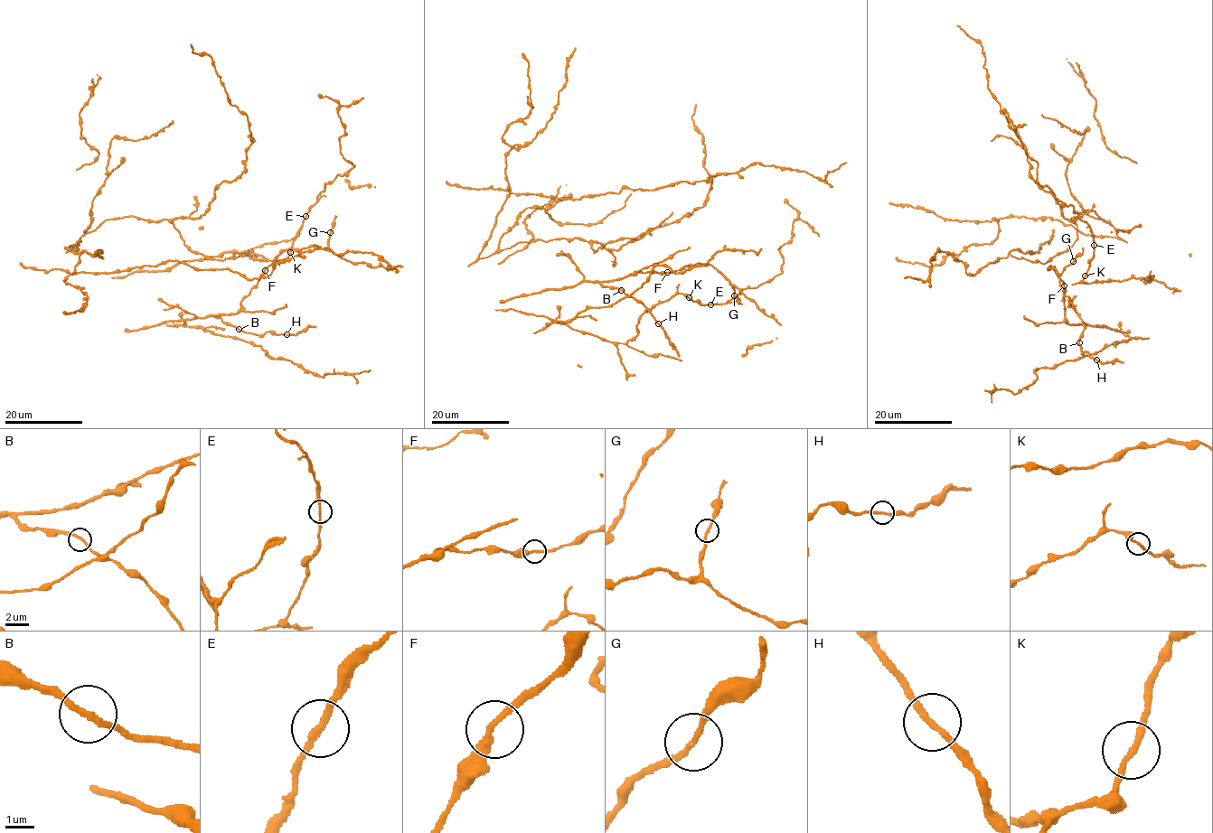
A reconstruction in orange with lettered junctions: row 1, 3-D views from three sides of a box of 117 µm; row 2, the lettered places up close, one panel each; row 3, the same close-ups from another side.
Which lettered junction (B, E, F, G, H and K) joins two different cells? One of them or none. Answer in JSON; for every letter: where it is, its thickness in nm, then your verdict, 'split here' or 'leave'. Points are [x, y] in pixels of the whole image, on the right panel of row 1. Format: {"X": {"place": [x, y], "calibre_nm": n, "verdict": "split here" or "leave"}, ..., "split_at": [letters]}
{"B": {"place": [1079, 342], "calibre_nm": 200, "verdict": "leave"}, "E": {"place": [1094, 245], "calibre_nm": 200, "verdict": "leave"}, "F": {"place": [1064, 285], "calibre_nm": 200, "verdict": "leave"}, "G": {"place": [1073, 261], "calibre_nm": 190, "verdict": "leave"}, "H": {"place": [1096, 360], "calibre_nm": 200, "verdict": "leave"}, "K": {"place": [1085, 276], "calibre_nm": 200, "verdict": "leave"}, "split_at": []}

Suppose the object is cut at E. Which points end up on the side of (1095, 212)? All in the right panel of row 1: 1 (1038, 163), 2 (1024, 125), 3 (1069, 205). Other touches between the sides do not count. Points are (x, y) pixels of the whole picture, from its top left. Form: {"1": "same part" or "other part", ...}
{"1": "other part", "2": "other part", "3": "other part"}

